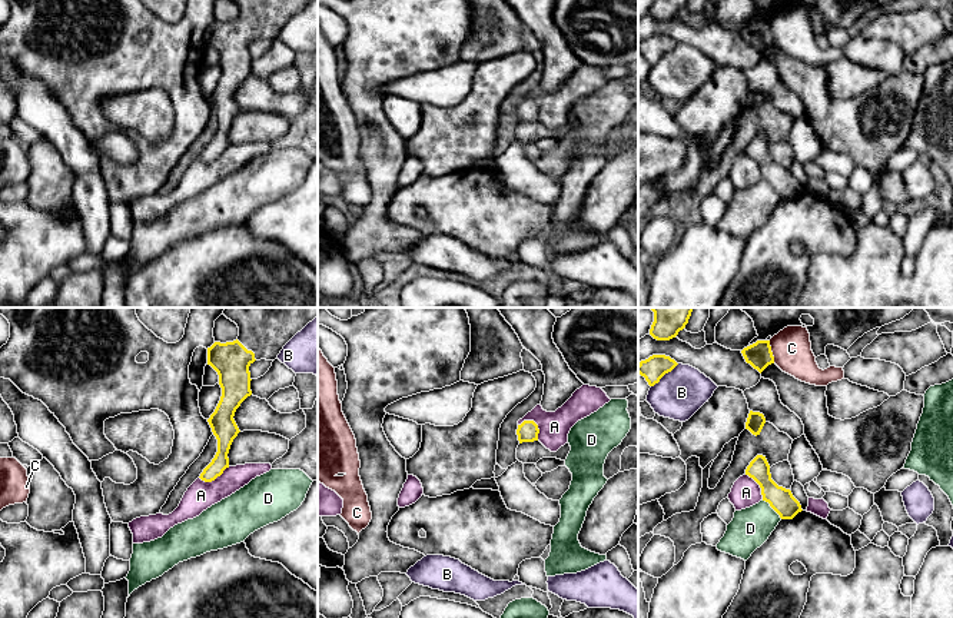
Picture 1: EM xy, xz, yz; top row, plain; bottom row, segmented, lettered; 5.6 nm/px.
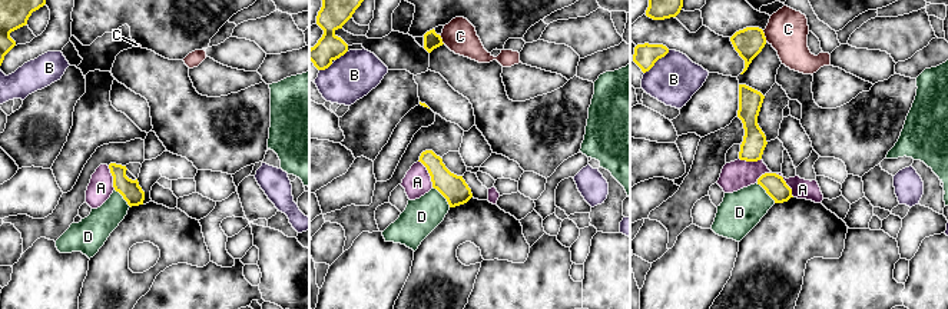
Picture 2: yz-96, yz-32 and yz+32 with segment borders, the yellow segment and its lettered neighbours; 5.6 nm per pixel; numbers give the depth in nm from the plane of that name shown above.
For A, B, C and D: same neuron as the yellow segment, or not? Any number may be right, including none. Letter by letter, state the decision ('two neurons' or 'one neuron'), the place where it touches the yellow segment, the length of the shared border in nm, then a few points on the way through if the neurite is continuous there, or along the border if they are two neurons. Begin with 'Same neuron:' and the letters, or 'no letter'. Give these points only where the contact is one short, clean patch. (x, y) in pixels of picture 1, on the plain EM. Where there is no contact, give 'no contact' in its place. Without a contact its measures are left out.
Same neuron: no letter
A: two neurons | xz (535, 103) | 150 nm | along xz (518, 103), (533, 100), (538, 109), (538, 119)
B: two neurons | yz (664, 53) | 200 nm
C: two neurons | yz (771, 32) | 130 nm
D: two neurons | yz (771, 186) | 160 nm

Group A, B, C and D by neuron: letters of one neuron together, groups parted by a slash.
A / B / C / D

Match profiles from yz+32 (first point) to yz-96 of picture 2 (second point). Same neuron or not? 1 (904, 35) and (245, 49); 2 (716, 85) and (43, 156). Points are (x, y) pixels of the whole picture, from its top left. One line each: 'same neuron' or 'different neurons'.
1: different neurons
2: same neuron

